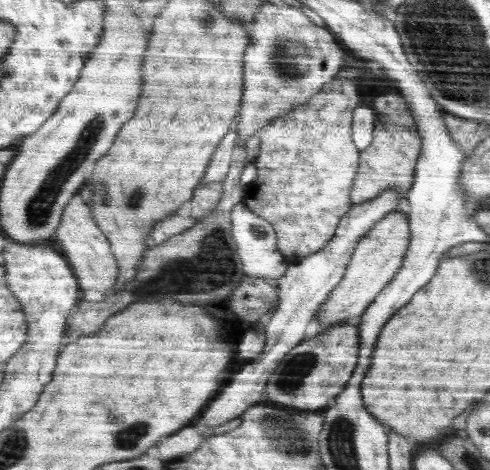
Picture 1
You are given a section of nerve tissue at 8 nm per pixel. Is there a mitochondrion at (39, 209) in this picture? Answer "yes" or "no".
yes

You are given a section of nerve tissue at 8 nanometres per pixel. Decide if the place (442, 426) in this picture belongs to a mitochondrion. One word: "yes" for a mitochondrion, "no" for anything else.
no

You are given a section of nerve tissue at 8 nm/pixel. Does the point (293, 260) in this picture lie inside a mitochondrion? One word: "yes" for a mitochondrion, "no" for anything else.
no

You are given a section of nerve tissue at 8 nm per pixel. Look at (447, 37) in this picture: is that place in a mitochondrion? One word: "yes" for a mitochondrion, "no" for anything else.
yes

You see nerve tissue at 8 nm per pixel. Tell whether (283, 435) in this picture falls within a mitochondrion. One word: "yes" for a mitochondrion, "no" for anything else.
yes

